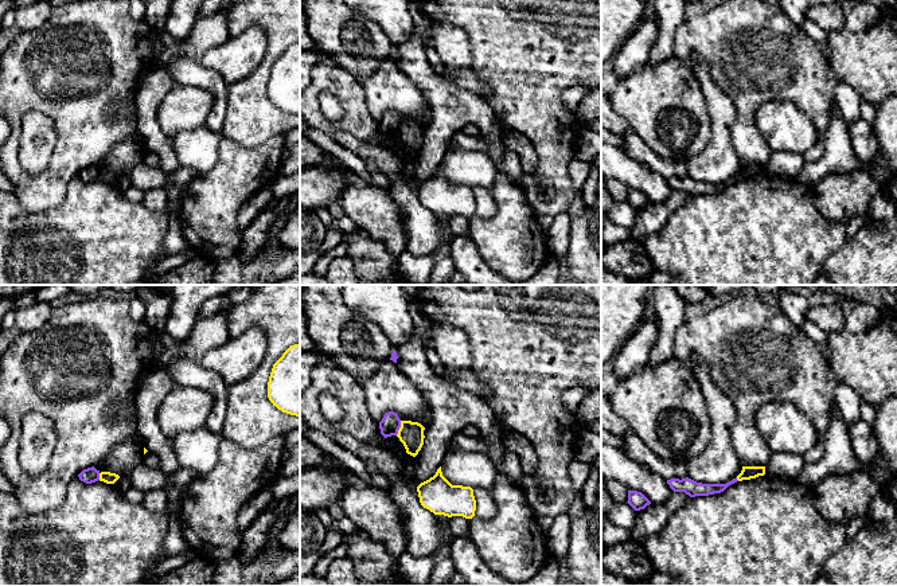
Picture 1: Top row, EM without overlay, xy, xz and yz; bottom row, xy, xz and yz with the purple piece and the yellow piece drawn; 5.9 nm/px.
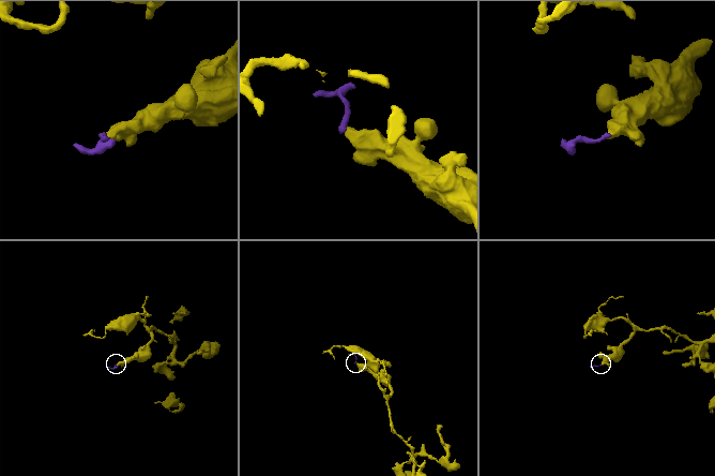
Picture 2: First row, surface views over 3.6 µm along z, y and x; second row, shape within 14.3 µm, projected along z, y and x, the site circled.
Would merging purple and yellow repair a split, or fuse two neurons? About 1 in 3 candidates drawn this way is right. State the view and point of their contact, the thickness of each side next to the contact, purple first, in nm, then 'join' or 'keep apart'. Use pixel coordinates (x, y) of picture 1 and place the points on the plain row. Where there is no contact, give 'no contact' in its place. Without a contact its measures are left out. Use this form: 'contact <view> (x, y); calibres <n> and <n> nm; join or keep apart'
contact xz (400, 125); calibres 120 and 150 nm; keep apart

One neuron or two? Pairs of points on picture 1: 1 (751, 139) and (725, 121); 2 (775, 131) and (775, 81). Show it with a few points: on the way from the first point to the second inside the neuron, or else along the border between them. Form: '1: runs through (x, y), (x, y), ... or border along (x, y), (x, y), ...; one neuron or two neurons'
1: border along (729, 96), (736, 109), (732, 143), (740, 157); two neurons
2: border along (804, 112), (791, 101), (771, 100), (753, 120); two neurons

